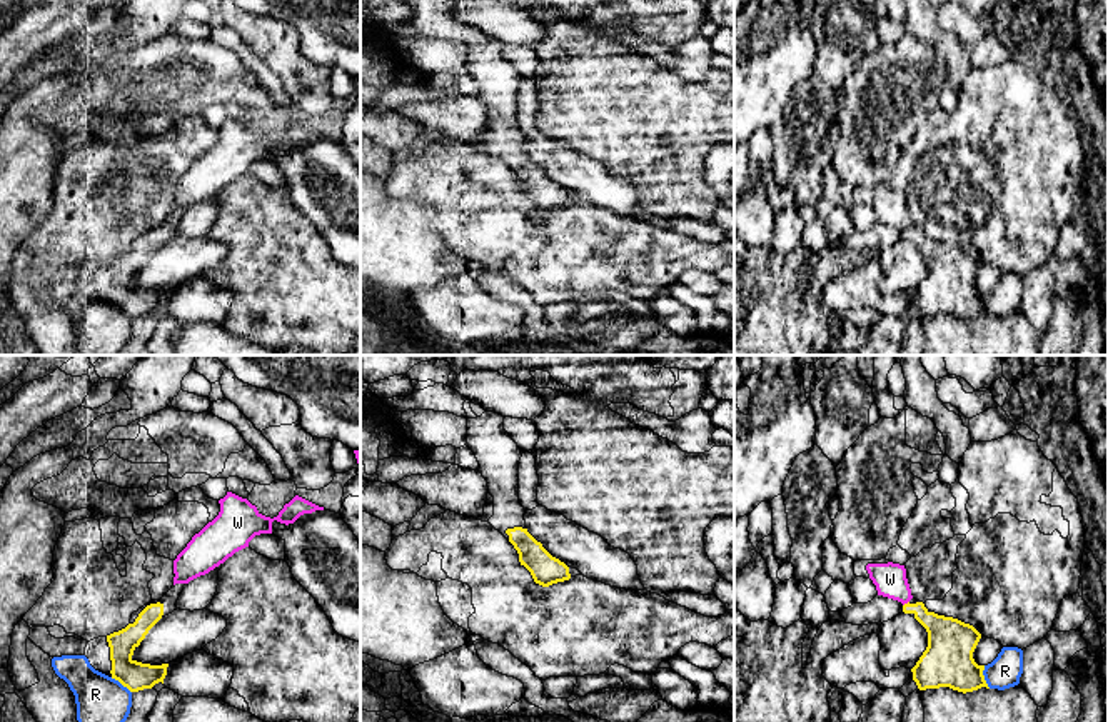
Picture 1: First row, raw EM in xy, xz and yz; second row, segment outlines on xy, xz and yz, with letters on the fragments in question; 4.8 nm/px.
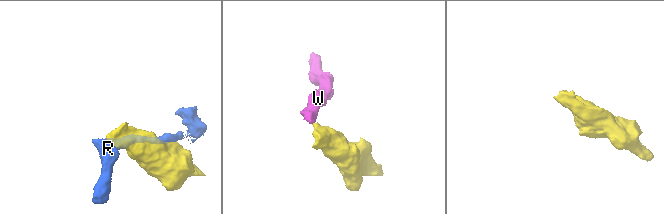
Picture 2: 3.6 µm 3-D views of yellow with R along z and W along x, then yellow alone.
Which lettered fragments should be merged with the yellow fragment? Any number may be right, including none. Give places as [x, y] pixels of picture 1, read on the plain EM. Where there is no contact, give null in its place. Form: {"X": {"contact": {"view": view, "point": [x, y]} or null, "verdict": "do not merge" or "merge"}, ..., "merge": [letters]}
{"R": {"contact": {"view": "yz", "point": [983, 304]}, "verdict": "do not merge"}, "W": {"contact": {"view": "yz", "point": [905, 230]}, "verdict": "do not merge"}, "merge": []}

